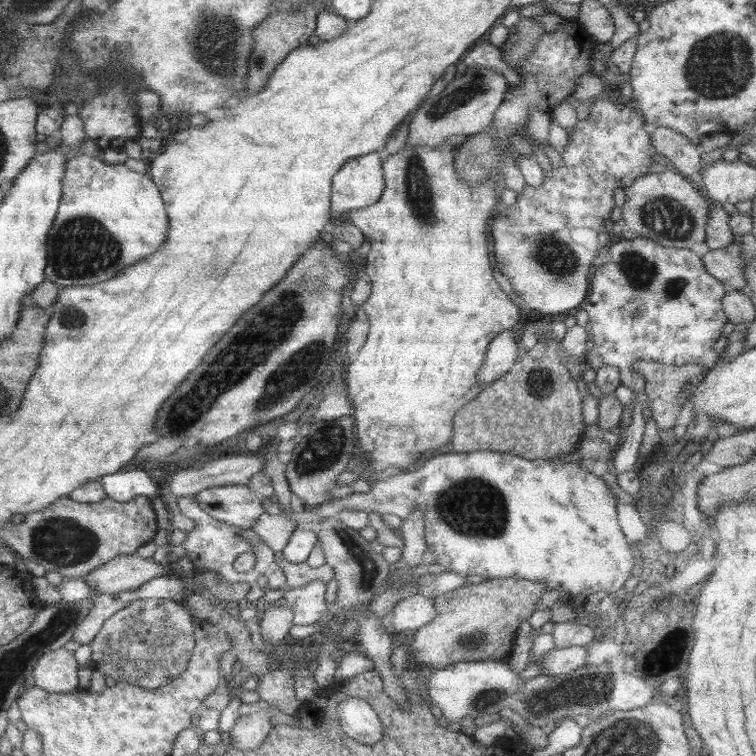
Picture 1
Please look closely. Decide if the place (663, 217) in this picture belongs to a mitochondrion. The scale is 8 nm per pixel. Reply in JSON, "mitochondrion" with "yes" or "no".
{"mitochondrion":"yes"}

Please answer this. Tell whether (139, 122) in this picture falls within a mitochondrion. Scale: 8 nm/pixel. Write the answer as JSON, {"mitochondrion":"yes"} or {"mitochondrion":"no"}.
{"mitochondrion":"no"}

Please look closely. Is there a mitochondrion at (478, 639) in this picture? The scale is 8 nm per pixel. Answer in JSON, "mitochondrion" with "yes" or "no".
{"mitochondrion":"yes"}

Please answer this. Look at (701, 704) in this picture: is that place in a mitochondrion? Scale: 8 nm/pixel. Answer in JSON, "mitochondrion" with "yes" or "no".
{"mitochondrion":"no"}

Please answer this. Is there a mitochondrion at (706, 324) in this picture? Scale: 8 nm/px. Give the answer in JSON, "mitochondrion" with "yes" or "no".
{"mitochondrion":"no"}

